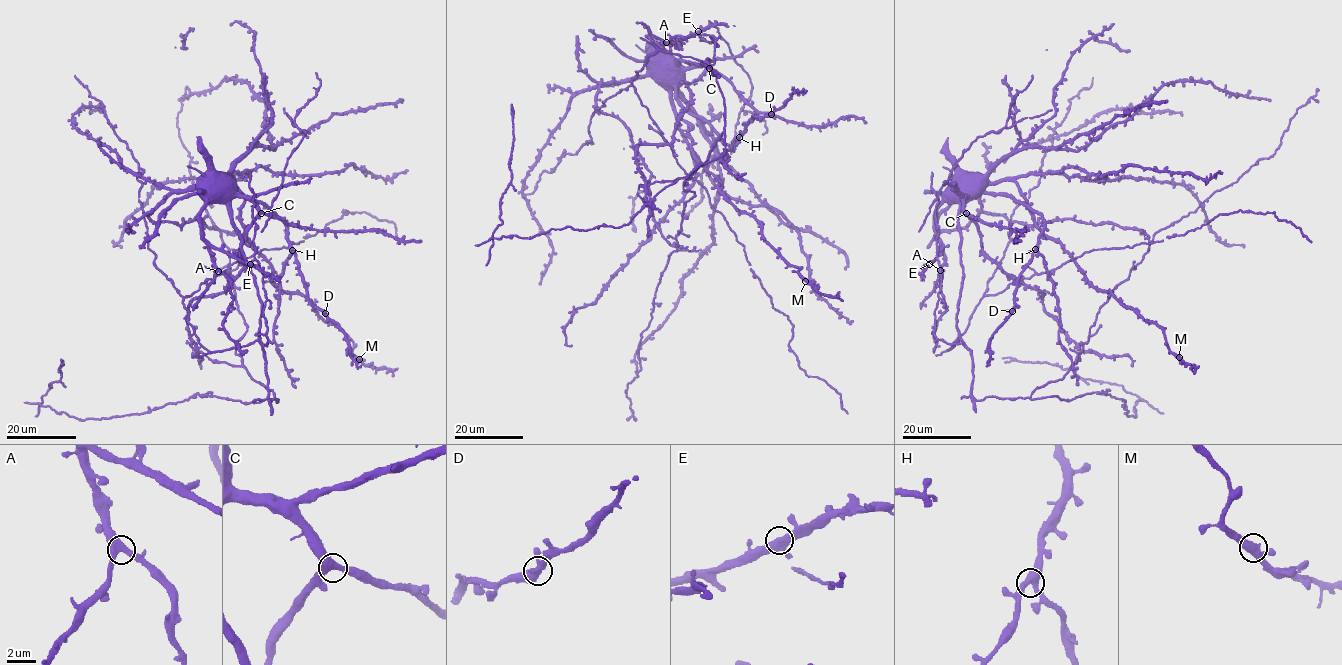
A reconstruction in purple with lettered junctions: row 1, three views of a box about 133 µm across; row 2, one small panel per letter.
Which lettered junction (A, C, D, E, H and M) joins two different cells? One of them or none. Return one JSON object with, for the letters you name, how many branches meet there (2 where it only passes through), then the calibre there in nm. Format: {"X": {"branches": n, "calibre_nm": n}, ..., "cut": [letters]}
{"cut": []}

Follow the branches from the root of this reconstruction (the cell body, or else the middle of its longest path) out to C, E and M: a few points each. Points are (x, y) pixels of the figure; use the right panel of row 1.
C: (948, 189), (957, 188), (966, 197), (966, 213)
E: (948, 189), (942, 195), (942, 204), (935, 213), (935, 234), (941, 250), (929, 264)
M: (948, 189), (960, 174), (1013, 180), (1034, 224), (1095, 287), (1154, 321), (1179, 357)

